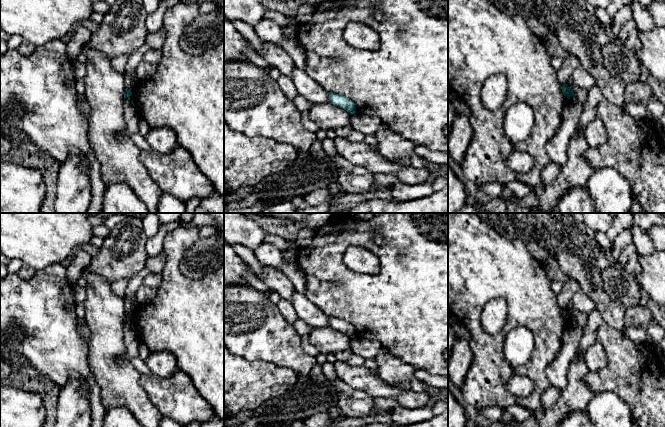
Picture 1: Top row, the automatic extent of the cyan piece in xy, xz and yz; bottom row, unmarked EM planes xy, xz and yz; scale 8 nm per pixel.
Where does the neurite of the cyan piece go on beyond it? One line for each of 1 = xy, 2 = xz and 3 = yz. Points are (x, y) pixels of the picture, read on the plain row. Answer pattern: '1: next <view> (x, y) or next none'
1: next none
2: next none
3: next none

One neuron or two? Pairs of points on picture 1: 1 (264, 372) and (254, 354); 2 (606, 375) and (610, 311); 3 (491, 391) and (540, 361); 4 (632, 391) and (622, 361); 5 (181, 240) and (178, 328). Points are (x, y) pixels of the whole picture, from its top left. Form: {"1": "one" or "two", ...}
{"1": "two", "2": "two", "3": "one", "4": "one", "5": "one"}

